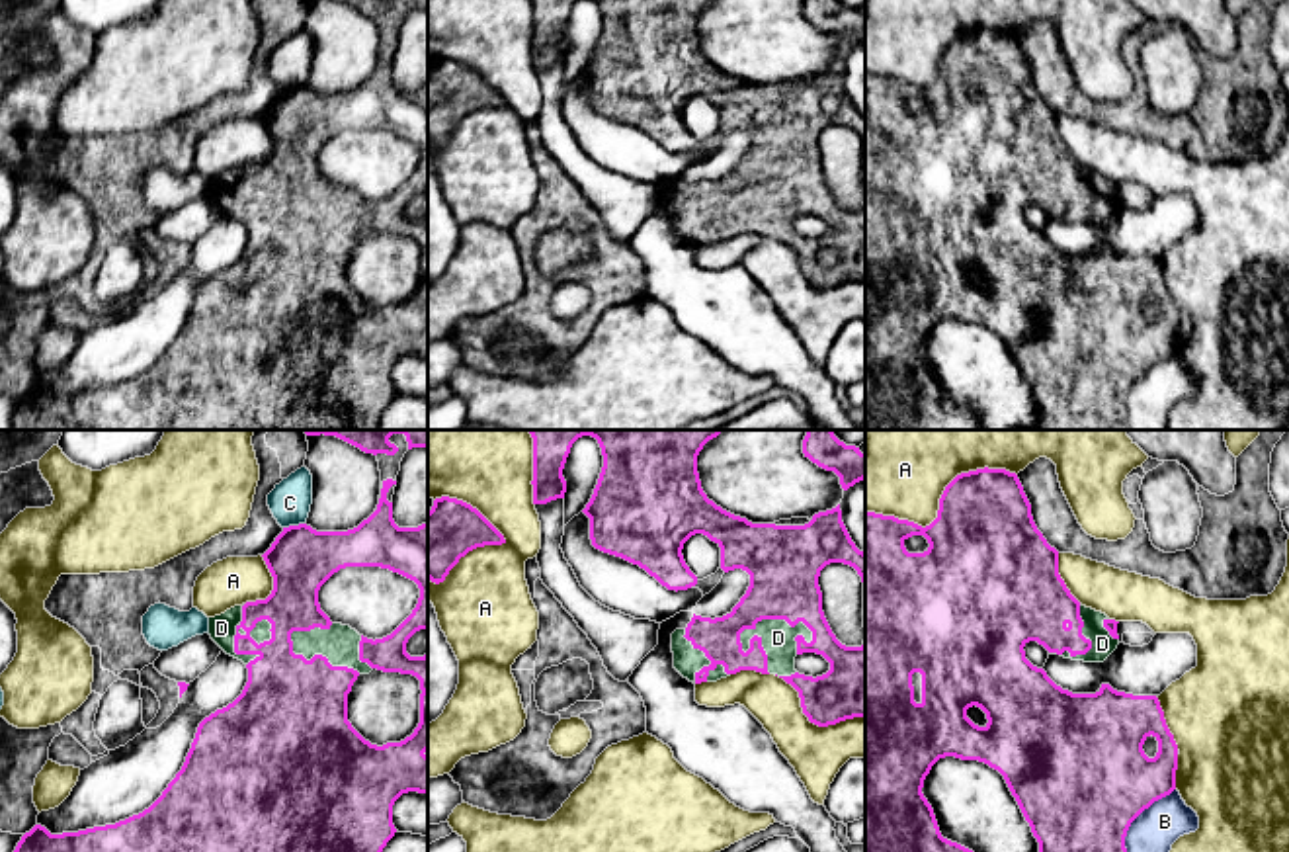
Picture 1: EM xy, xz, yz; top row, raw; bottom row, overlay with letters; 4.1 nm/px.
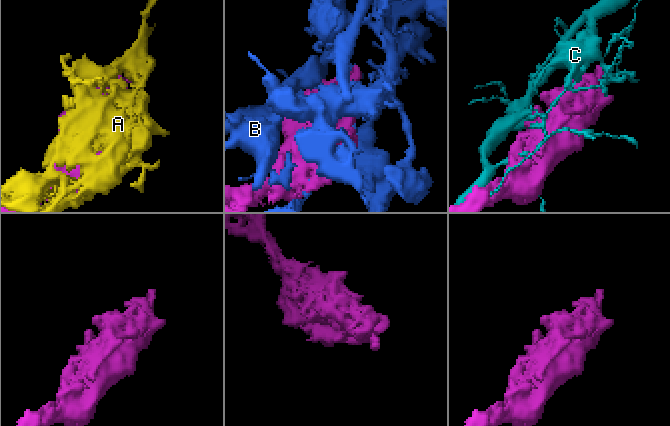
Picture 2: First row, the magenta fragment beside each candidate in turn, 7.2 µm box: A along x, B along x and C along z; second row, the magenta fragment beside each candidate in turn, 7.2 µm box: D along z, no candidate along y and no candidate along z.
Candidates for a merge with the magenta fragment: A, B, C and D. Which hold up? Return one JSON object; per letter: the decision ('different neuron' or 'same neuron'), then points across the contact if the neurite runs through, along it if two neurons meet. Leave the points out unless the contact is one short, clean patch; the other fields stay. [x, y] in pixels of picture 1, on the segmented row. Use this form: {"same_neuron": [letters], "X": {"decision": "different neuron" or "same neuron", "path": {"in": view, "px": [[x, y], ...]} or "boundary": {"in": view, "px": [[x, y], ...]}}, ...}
{"same_neuron": ["D"], "A": {"decision": "different neuron"}, "B": {"decision": "different neuron"}, "C": {"decision": "different neuron"}, "D": {"decision": "same neuron"}}

